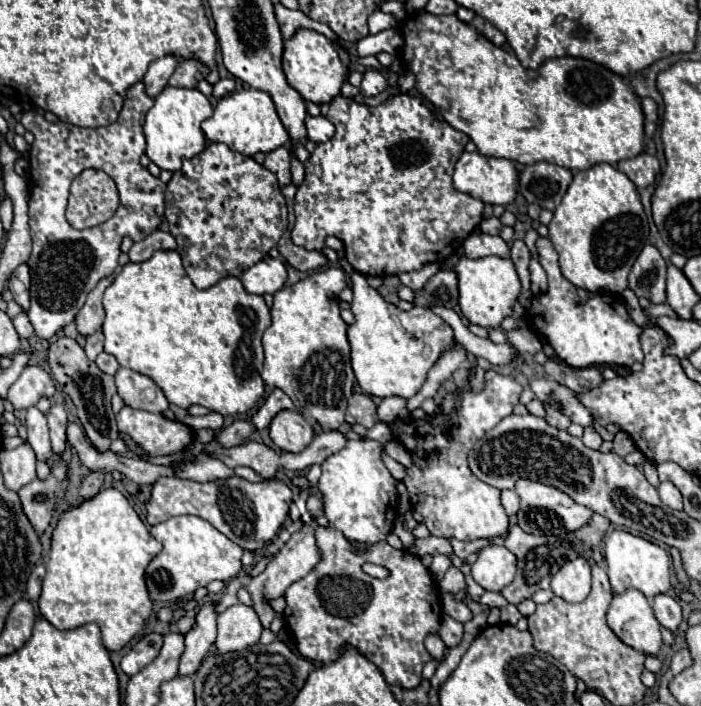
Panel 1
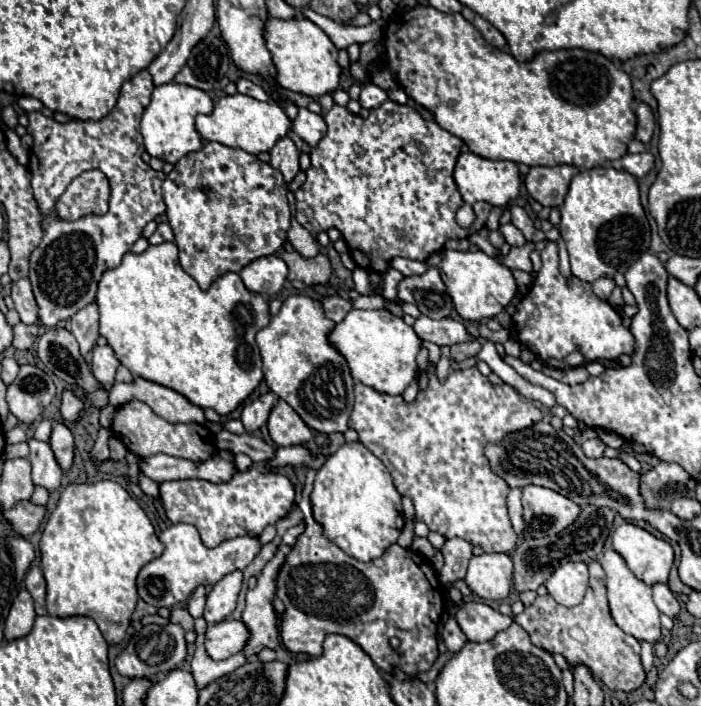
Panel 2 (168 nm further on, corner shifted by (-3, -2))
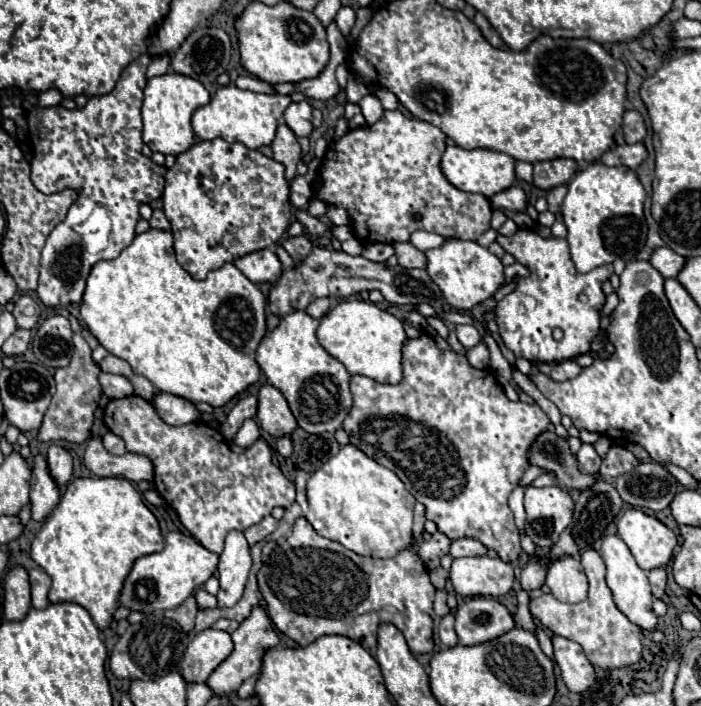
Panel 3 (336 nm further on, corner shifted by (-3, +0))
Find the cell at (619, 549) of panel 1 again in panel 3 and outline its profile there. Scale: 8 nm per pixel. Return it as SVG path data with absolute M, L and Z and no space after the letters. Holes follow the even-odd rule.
M630 508L618 520L618 536L628 544L642 570L666 566L678 544L676 534L656 516Z

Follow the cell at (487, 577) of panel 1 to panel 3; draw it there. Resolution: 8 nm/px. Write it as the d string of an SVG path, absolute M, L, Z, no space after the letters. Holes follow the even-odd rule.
M454 558L450 582L460 596L502 596L514 584L514 570L500 558Z

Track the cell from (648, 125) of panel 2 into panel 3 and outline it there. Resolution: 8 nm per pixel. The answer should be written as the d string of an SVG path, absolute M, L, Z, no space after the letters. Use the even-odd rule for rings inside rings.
M626 110L624 120L622 120L622 132L624 132L624 138L628 144L642 142L642 138L646 136L646 126L644 126L642 114L636 110Z

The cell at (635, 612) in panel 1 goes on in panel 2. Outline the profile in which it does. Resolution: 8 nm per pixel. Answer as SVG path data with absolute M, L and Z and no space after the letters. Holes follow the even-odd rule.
M604 550L602 556L598 556L598 562L602 564L606 572L606 586L608 586L608 604L610 614L620 630L634 636L640 642L658 642L660 640L660 612L652 600L652 588L644 582L640 582L624 564L624 560L614 550Z

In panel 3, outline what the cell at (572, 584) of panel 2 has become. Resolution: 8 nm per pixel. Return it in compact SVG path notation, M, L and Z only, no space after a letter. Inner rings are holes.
M562 556L550 566L546 586L560 602L582 602L588 596L584 568L572 556Z

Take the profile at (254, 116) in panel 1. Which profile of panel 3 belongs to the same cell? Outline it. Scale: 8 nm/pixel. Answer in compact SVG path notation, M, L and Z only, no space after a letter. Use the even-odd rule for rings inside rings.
M234 84L222 86L216 90L212 100L206 106L200 106L192 114L192 130L202 140L224 138L226 142L242 142L250 150L258 150L260 146L272 144L278 128L278 120L282 118L286 106L292 102L290 96L284 94L256 94L250 90L240 90Z

